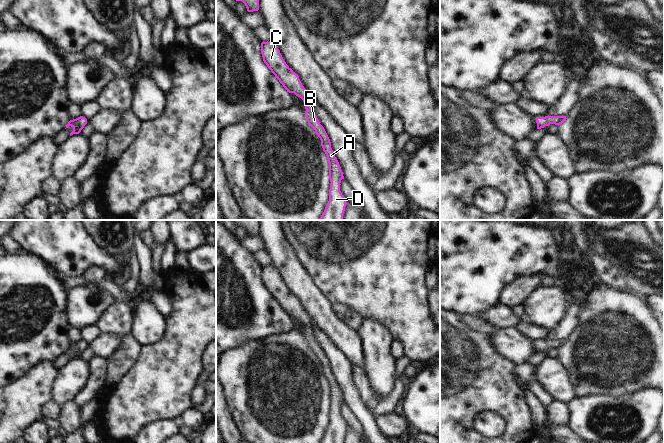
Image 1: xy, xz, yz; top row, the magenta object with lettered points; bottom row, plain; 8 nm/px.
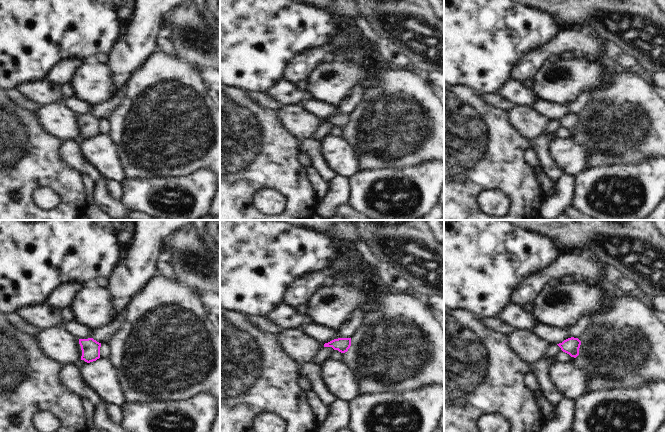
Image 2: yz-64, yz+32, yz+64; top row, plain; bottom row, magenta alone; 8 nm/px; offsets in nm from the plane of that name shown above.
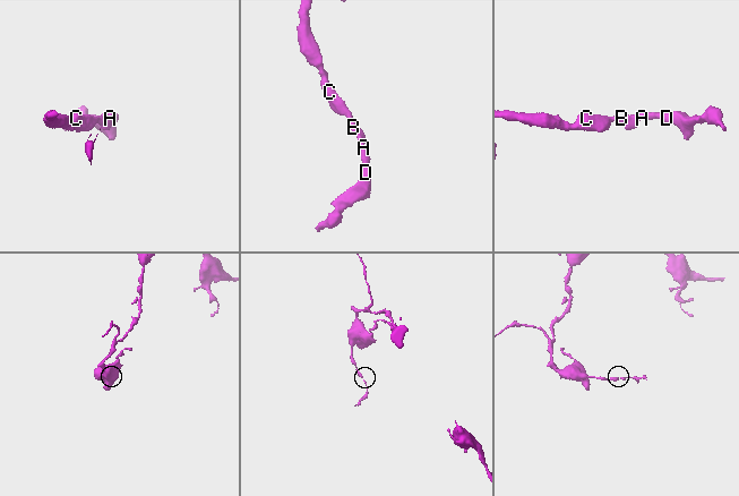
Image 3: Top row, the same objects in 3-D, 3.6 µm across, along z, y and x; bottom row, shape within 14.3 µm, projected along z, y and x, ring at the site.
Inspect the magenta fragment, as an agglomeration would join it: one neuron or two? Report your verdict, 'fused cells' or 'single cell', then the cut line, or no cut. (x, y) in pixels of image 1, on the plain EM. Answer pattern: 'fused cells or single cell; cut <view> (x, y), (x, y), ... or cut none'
single cell; cut none

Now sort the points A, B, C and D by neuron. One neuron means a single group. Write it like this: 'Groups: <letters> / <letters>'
Groups: A B C D

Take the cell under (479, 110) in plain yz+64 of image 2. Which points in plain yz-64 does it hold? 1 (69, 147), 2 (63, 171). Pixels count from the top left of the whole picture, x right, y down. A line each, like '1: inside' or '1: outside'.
1: outside
2: inside

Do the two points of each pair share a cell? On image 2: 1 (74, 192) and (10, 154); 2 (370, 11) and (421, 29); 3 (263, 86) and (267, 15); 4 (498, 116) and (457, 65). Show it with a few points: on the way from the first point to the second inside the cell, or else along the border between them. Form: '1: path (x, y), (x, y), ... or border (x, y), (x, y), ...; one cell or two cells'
1: path (58, 176), (33, 159), (26, 157); one cell
2: path (383, 12), (388, 13), (395, 20), (408, 23); one cell
3: path (263, 68), (265, 33); one cell
4: border (454, 85), (468, 85), (484, 94); two cells

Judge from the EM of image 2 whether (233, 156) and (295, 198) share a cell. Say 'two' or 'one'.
one

